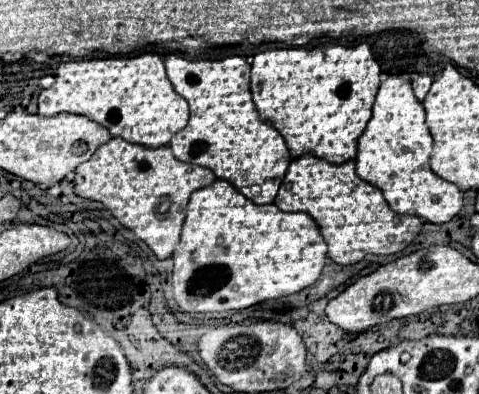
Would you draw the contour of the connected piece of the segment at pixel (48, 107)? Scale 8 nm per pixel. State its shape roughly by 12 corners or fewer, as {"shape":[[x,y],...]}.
{"shape":[[162,57],[58,67],[38,113],[164,147],[188,123]]}

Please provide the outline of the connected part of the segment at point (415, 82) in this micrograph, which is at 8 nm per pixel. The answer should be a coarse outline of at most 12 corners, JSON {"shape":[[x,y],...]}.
{"shape":[[414,75],[412,87],[418,101],[426,97],[432,85],[430,75]]}

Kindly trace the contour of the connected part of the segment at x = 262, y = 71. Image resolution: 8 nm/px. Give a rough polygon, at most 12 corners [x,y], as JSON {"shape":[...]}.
{"shape":[[358,47],[268,49],[250,93],[290,157],[356,157],[380,65]]}

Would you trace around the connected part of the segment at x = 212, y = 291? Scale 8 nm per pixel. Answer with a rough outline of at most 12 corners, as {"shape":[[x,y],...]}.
{"shape":[[228,181],[192,193],[178,307],[246,309],[314,285],[308,213]]}

